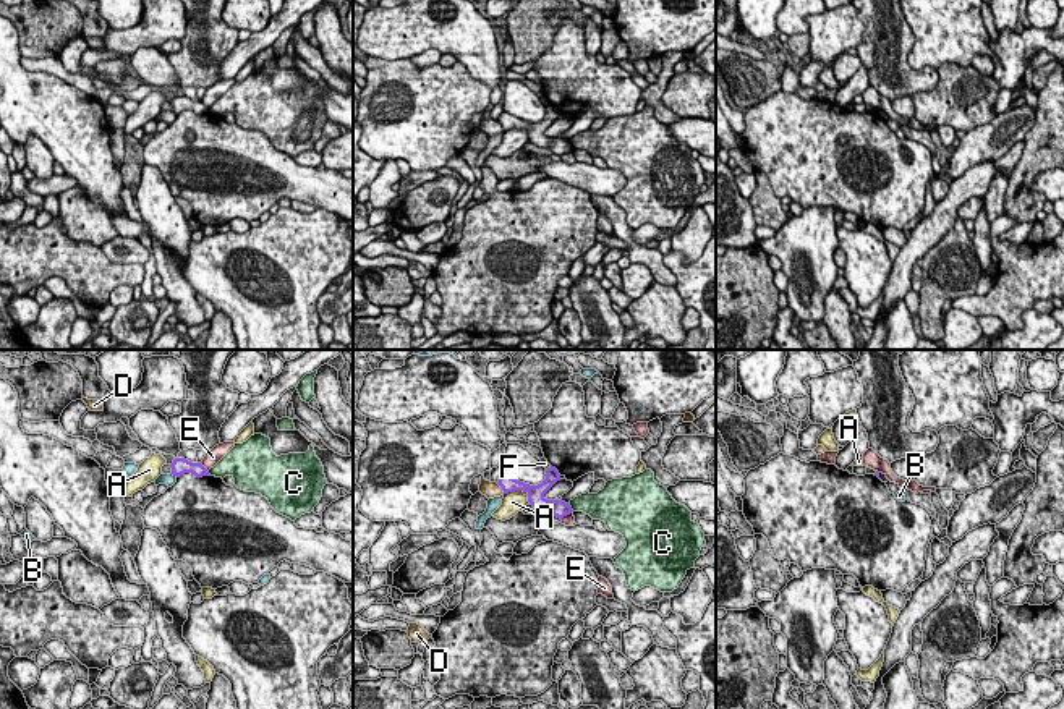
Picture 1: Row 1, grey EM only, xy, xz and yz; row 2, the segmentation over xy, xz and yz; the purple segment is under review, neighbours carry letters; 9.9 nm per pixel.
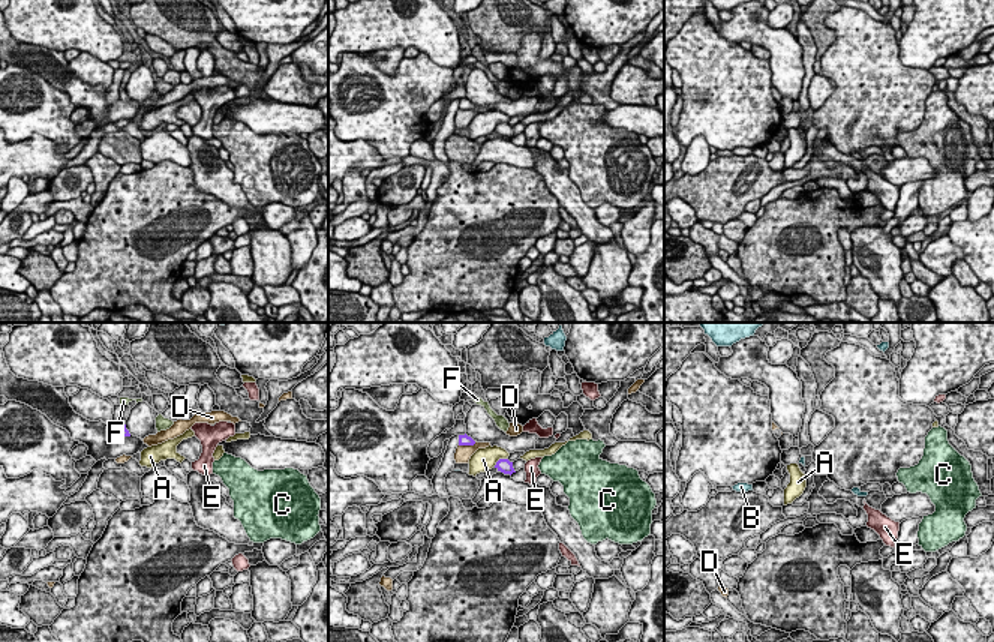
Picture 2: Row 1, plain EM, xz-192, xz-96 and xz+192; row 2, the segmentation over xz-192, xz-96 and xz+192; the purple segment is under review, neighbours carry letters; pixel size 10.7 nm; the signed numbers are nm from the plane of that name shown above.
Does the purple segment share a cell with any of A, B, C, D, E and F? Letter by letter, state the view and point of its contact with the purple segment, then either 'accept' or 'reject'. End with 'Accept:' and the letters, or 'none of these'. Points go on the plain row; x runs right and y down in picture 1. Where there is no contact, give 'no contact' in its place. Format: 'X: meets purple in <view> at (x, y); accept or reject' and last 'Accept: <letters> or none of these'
A: meets purple in xz at (520, 127); reject
B: meets purple in xy at (175, 112); reject
C: meets purple in xz at (570, 144); reject
D: meets purple in xz at (501, 123); reject
E: meets purple in xy at (204, 106); reject
F: meets purple in xz at (548, 106); reject
Accept: none of these

